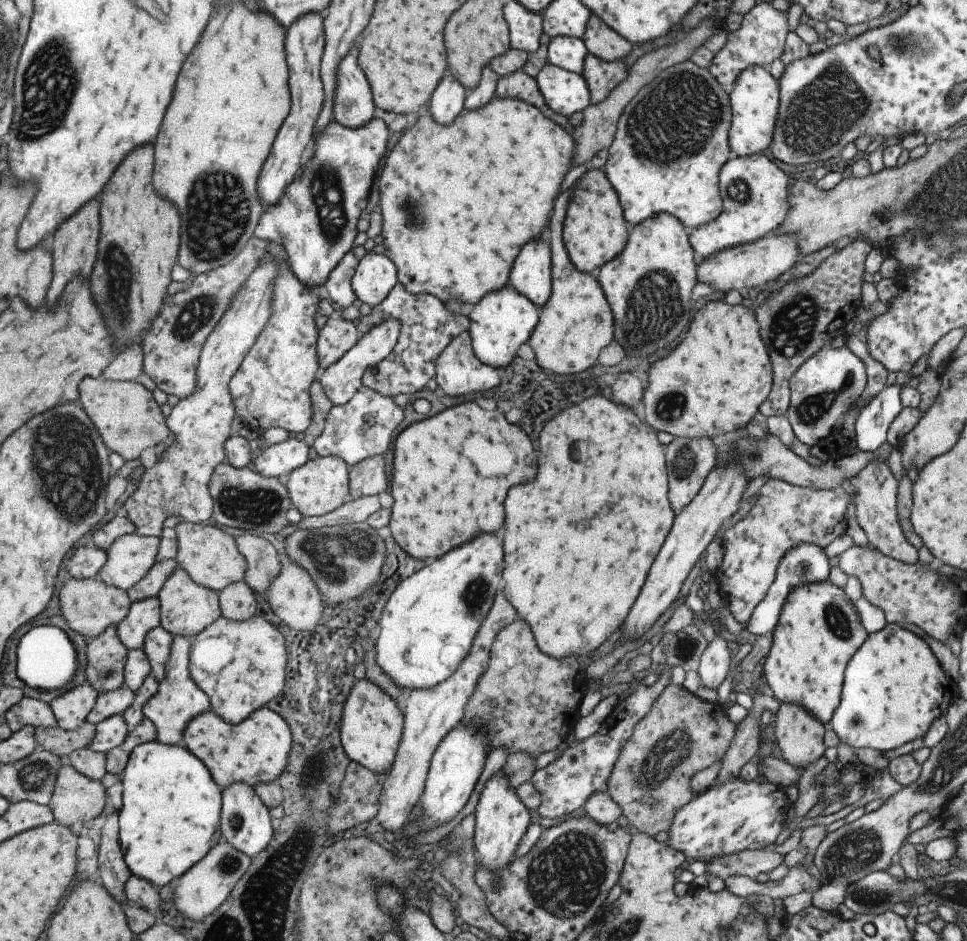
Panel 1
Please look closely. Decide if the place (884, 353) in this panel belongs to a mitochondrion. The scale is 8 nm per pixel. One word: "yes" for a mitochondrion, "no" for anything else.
no

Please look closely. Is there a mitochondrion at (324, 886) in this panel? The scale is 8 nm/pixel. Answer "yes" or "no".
yes

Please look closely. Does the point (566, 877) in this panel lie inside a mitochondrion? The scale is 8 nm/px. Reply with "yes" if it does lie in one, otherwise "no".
yes

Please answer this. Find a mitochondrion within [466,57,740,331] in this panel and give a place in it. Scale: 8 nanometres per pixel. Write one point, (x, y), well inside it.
(677, 116)

